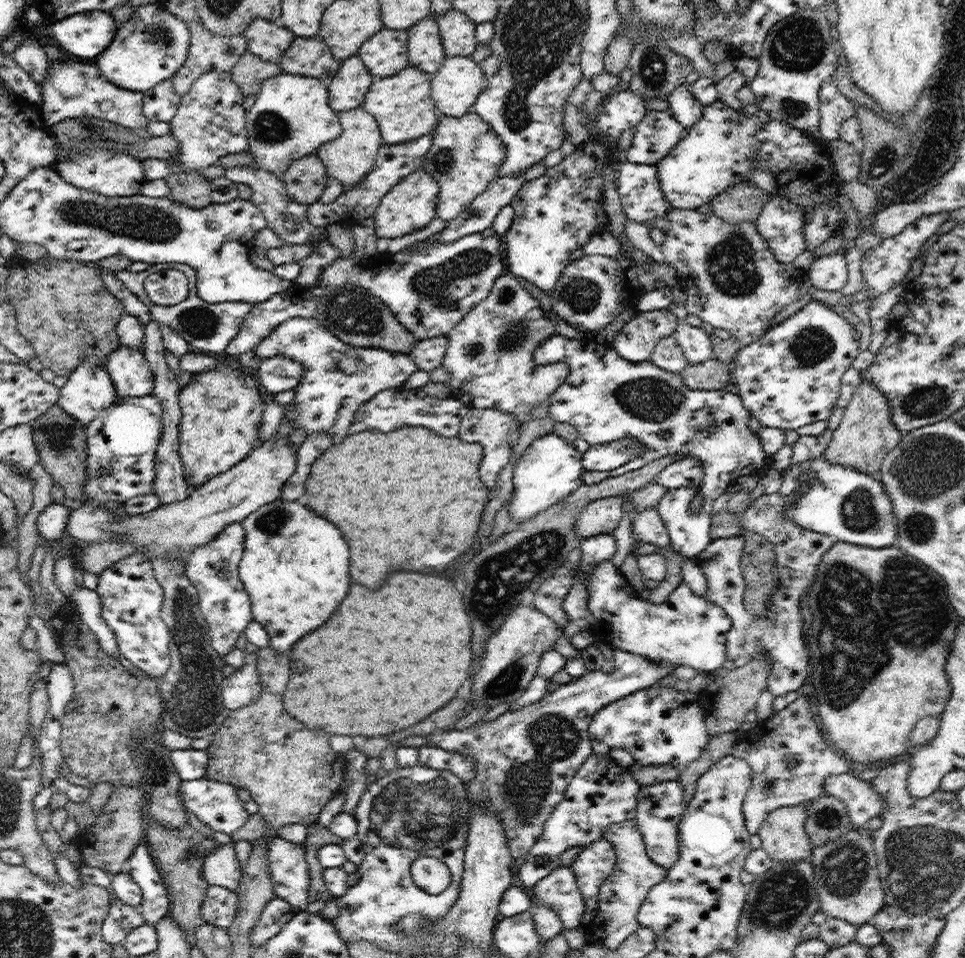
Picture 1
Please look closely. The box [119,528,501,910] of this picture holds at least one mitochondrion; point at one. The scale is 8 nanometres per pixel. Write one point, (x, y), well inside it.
(409, 813)

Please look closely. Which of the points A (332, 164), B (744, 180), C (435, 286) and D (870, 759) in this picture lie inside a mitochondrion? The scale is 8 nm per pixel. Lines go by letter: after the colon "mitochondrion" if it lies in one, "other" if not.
A: other
B: other
C: mitochondrion
D: other

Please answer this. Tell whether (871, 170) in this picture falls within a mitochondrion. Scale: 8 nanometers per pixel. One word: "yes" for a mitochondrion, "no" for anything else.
yes

